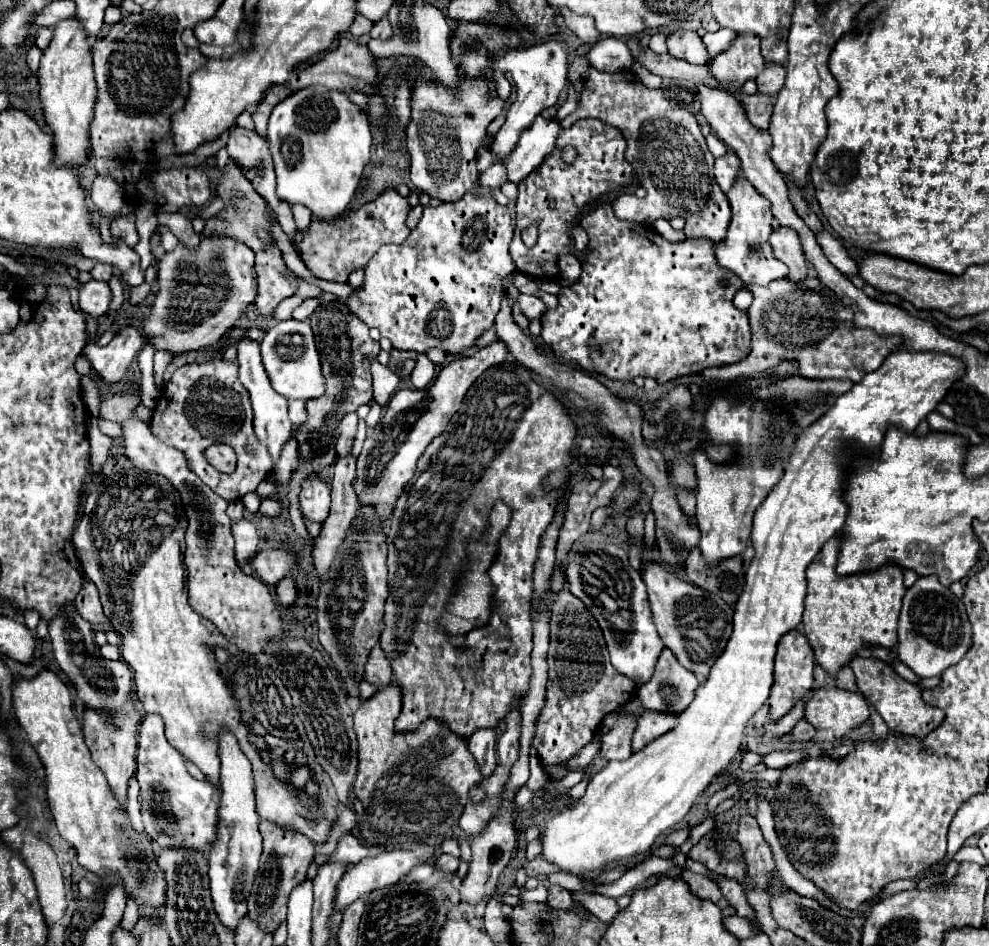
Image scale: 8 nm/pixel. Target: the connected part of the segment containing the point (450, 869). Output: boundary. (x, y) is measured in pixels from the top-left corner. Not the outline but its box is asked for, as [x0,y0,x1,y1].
[436,853,460,875]

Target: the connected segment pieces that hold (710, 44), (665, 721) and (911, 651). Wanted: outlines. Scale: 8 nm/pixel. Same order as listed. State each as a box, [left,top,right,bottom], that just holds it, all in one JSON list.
[[702,29,736,57],[632,711,678,753],[898,577,972,677]]

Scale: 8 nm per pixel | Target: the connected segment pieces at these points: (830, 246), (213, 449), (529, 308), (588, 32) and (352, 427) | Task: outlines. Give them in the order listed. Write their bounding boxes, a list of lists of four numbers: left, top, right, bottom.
[[814,229,858,275],[206,443,236,474],[518,293,546,321],[558,9,600,43],[336,413,358,455]]

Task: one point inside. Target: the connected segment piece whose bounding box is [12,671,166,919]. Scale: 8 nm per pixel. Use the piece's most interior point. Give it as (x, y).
(86, 812)

